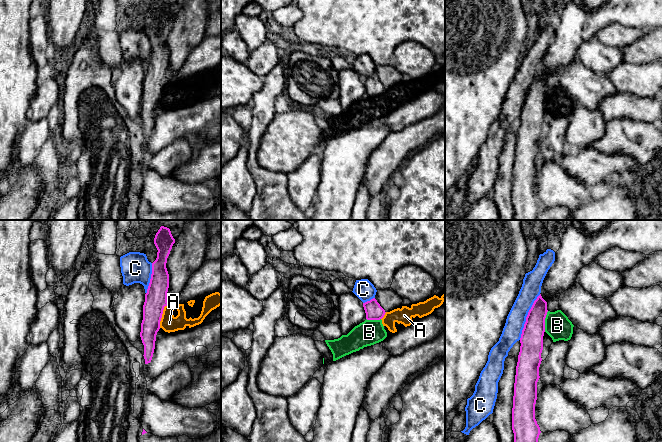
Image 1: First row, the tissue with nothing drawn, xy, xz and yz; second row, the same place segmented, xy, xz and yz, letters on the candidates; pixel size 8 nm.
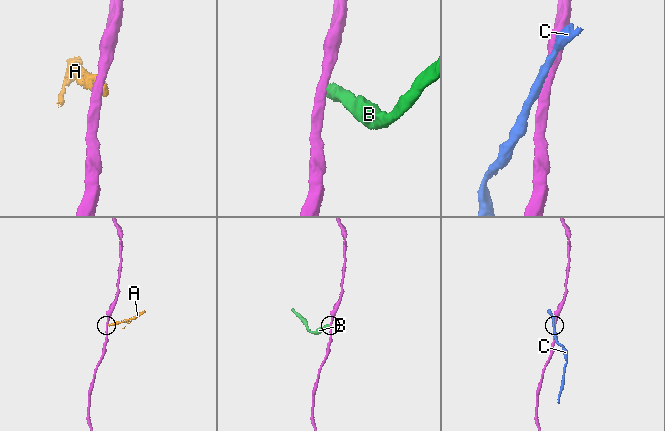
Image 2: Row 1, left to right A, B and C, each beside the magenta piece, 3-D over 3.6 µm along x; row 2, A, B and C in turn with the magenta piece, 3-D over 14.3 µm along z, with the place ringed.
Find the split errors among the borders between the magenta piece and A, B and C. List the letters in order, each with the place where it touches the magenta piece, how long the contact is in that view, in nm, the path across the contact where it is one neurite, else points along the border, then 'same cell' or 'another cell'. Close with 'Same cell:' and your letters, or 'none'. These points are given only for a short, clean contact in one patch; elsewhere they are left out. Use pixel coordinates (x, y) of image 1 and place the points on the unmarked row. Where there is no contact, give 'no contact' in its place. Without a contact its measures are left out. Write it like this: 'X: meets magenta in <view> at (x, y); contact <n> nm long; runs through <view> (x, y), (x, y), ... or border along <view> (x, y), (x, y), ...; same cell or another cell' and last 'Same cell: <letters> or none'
A: meets magenta in xy at (161, 92); contact 200 nm long; border along xy (167, 80), (164, 83), (159, 103); another cell
B: meets magenta in yz at (544, 97); contact 170 nm long; border along yz (548, 87), (545, 93), (544, 107); another cell
C: meets magenta in yz at (526, 93); contact 400 nm long; another cell
Same cell: none

